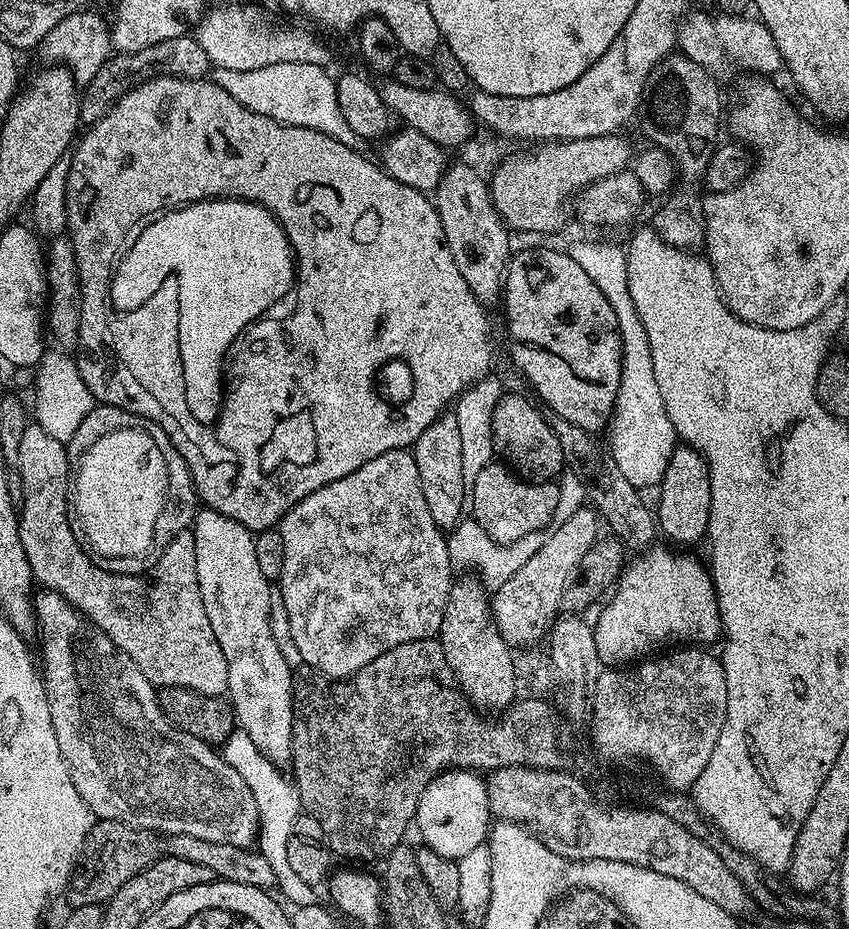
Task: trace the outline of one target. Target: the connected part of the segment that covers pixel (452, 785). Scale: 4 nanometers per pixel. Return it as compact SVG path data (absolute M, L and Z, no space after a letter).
M467 768L444 770L441 776L436 776L425 783L420 791L420 801L416 807L414 828L420 831L423 847L434 850L434 854L442 854L442 858L450 858L459 862L470 850L481 847L489 839L490 825L494 817L488 801L488 785L483 775Z

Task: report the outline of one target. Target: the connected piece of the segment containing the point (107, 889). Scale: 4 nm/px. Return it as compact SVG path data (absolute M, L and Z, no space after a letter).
M97 819L92 825L88 839L84 845L82 859L72 873L72 879L66 889L69 905L72 908L81 908L91 904L101 906L134 874L142 874L146 866L160 859L162 855L162 840L155 832L146 832L142 828L131 828L117 820Z

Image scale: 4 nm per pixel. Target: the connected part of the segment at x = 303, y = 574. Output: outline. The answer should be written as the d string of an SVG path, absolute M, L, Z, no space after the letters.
M399 448L390 450L386 454L378 454L378 458L370 458L366 466L358 466L354 474L346 474L346 478L338 478L338 482L330 482L314 490L289 510L280 521L278 529L285 546L285 561L282 563L278 579L278 600L279 603L280 600L284 603L284 616L288 619L288 636L292 639L297 654L309 664L307 667L311 671L329 678L347 678L362 670L362 666L374 662L378 654L402 642L431 640L439 633L444 611L448 605L448 595L454 583L454 575L452 576L454 565L448 549L448 536L434 522L434 518L430 518L430 506L426 506L416 457L411 451Z

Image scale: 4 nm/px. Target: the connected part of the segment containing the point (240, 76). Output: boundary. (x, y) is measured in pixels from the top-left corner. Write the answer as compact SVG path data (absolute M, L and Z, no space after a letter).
M281 62L248 71L213 67L210 79L213 84L226 90L240 105L246 106L259 116L274 118L286 125L318 130L344 144L359 136L349 129L349 123L342 115L336 80L329 73L329 69L318 64Z

